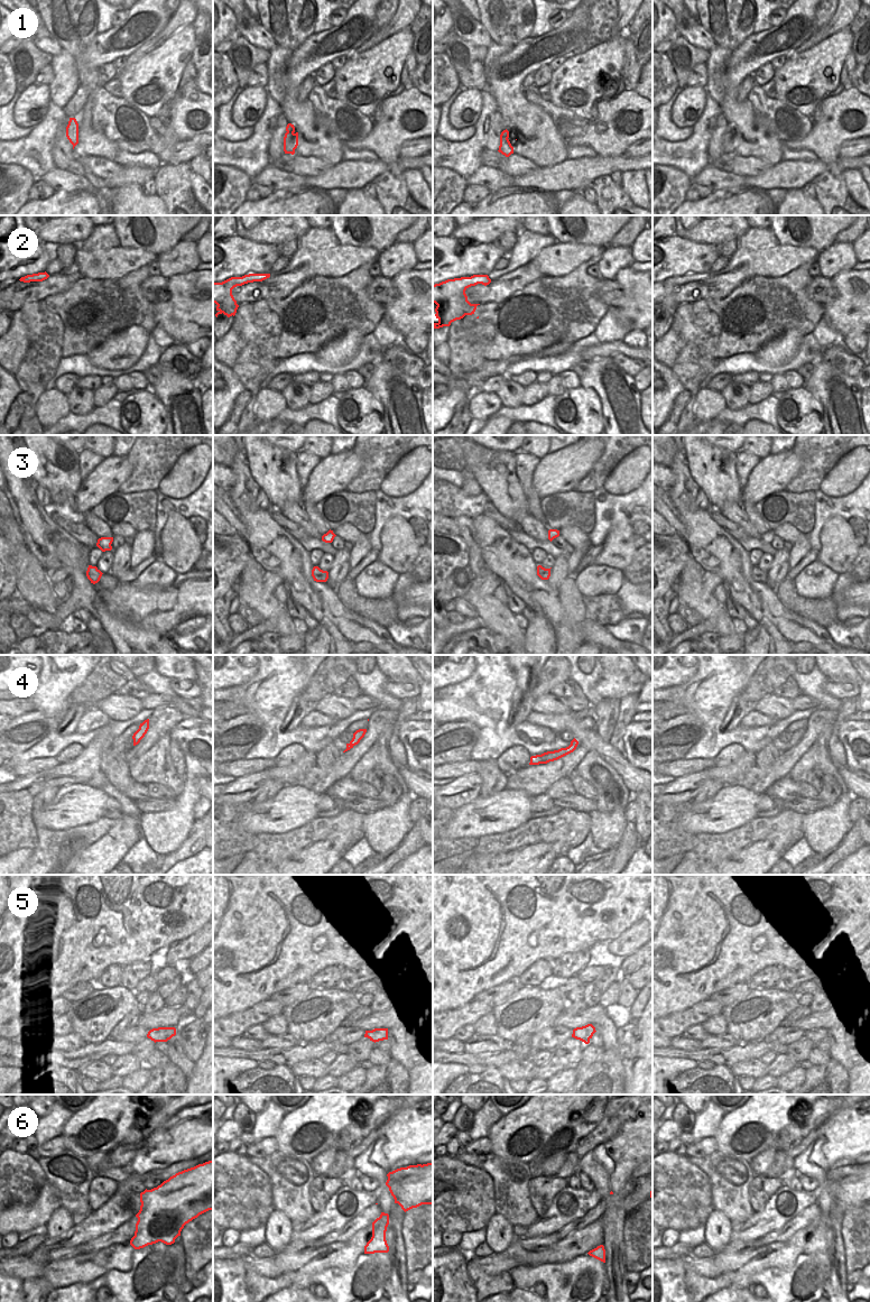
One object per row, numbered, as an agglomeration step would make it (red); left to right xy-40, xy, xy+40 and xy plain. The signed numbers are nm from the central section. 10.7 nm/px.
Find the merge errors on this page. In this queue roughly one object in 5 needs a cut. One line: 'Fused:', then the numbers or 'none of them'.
Fused: none of them.

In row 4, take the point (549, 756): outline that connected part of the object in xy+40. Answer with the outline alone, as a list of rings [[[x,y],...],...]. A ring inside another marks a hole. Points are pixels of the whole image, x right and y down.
[[[574,738],[571,741],[571,745],[566,748],[561,748],[558,750],[547,751],[542,755],[531,756],[529,765],[547,764],[549,761],[557,760],[573,752],[576,749],[577,745],[579,745],[579,741]]]

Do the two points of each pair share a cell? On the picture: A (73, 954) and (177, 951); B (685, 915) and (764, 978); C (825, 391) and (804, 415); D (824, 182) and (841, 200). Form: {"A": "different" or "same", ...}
{"A": "different", "B": "different", "C": "different", "D": "same"}

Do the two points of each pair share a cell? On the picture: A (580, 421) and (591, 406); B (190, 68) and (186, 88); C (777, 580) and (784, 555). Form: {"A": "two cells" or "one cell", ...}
{"A": "one cell", "B": "one cell", "C": "one cell"}

